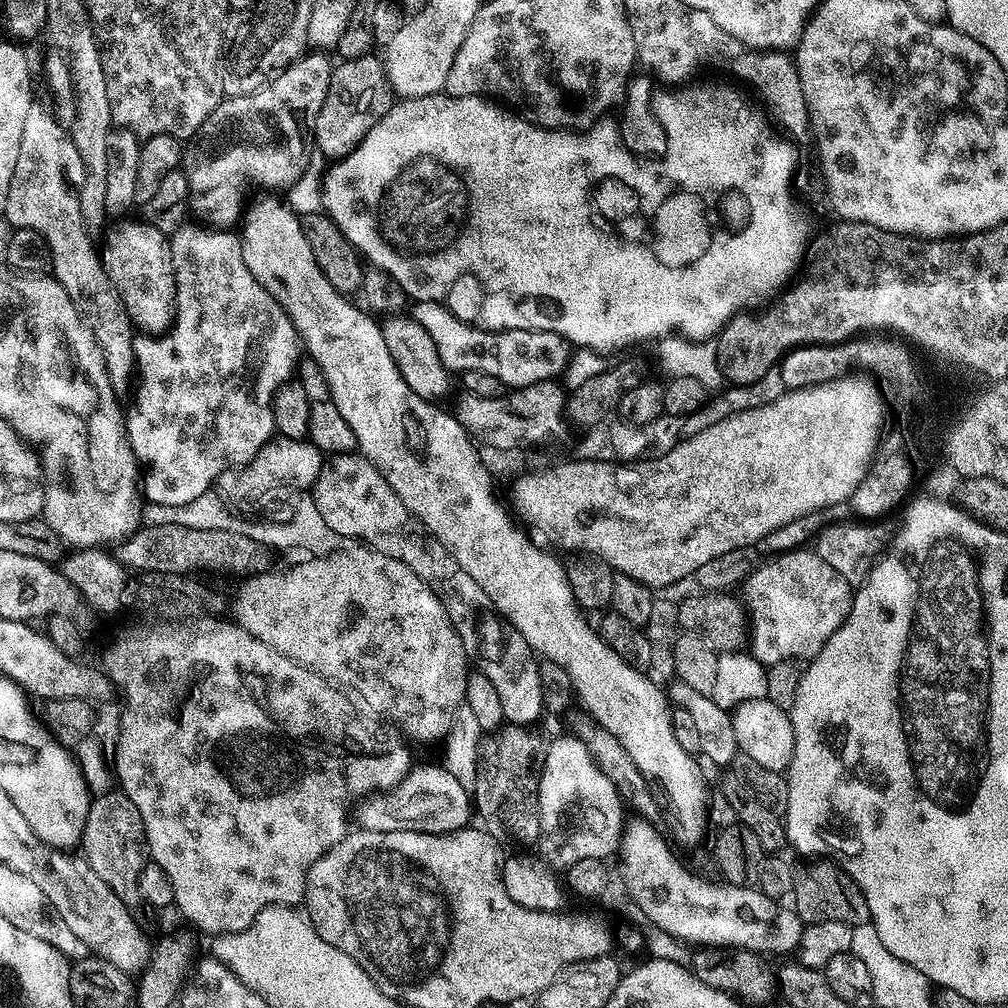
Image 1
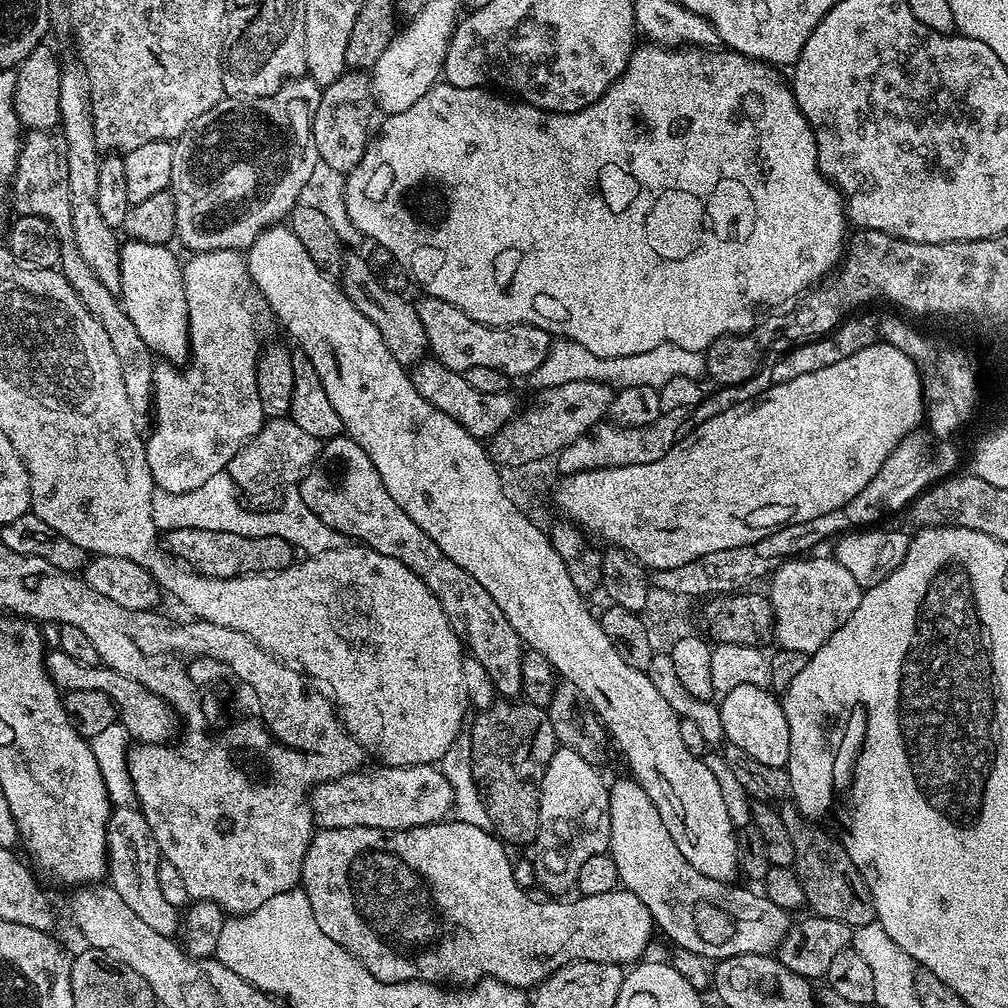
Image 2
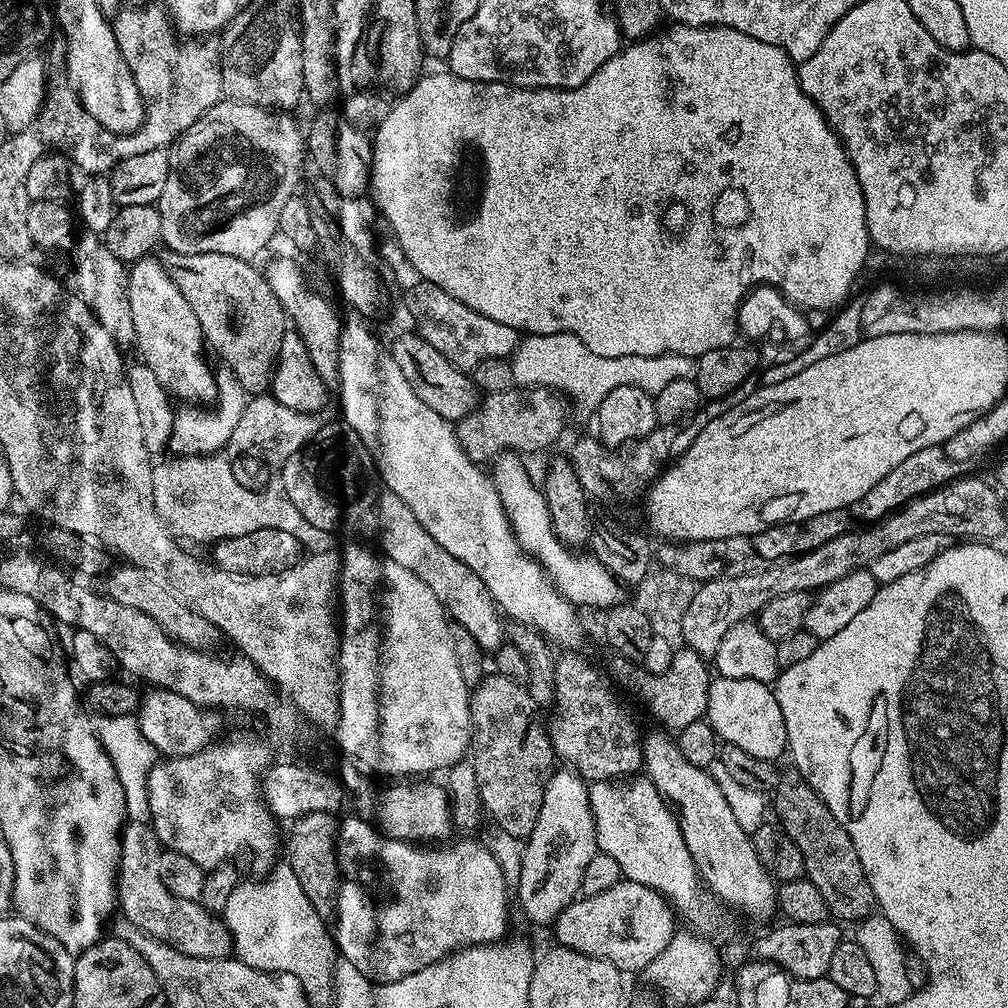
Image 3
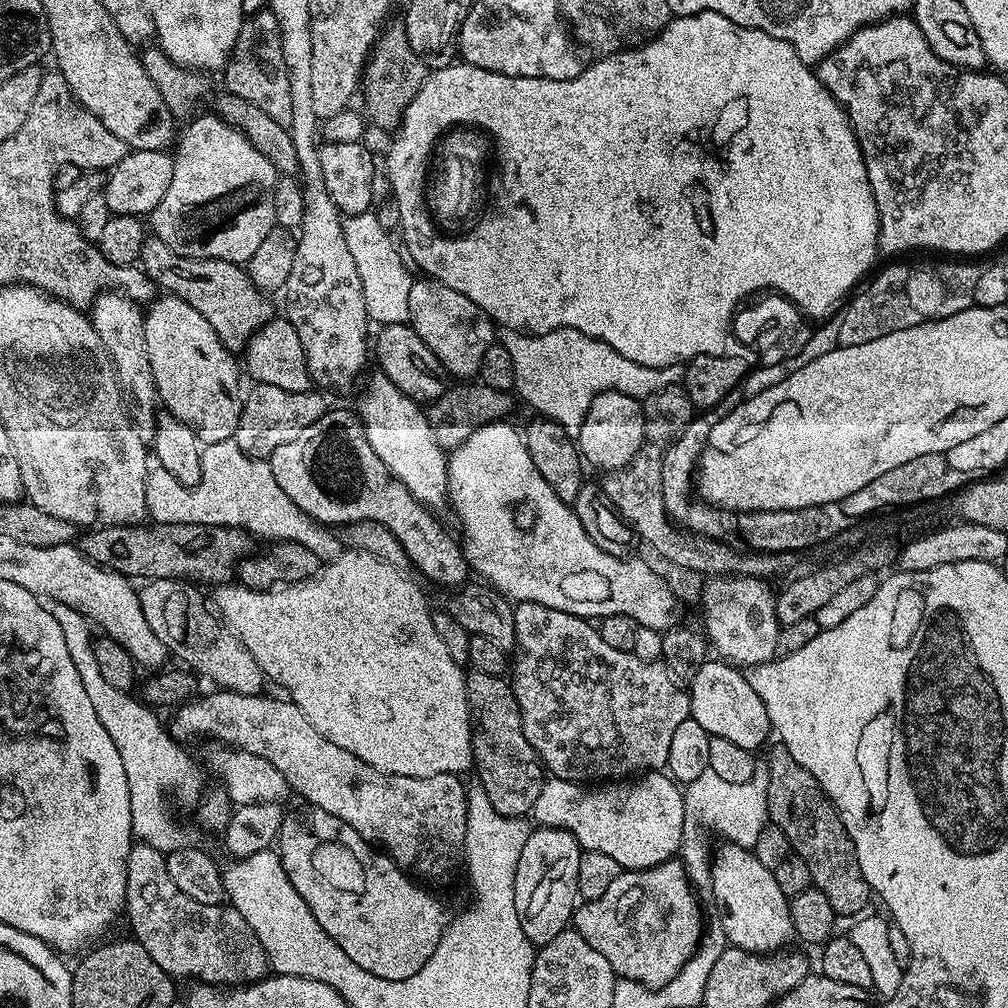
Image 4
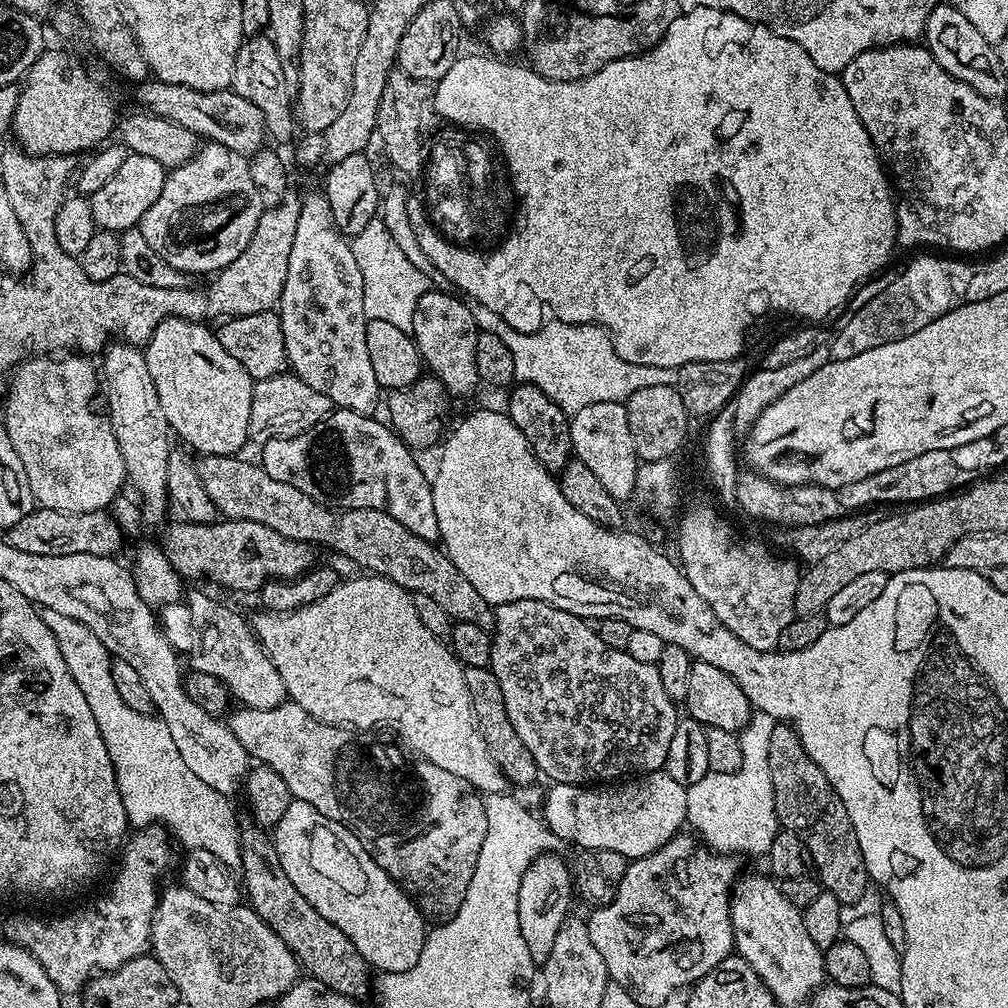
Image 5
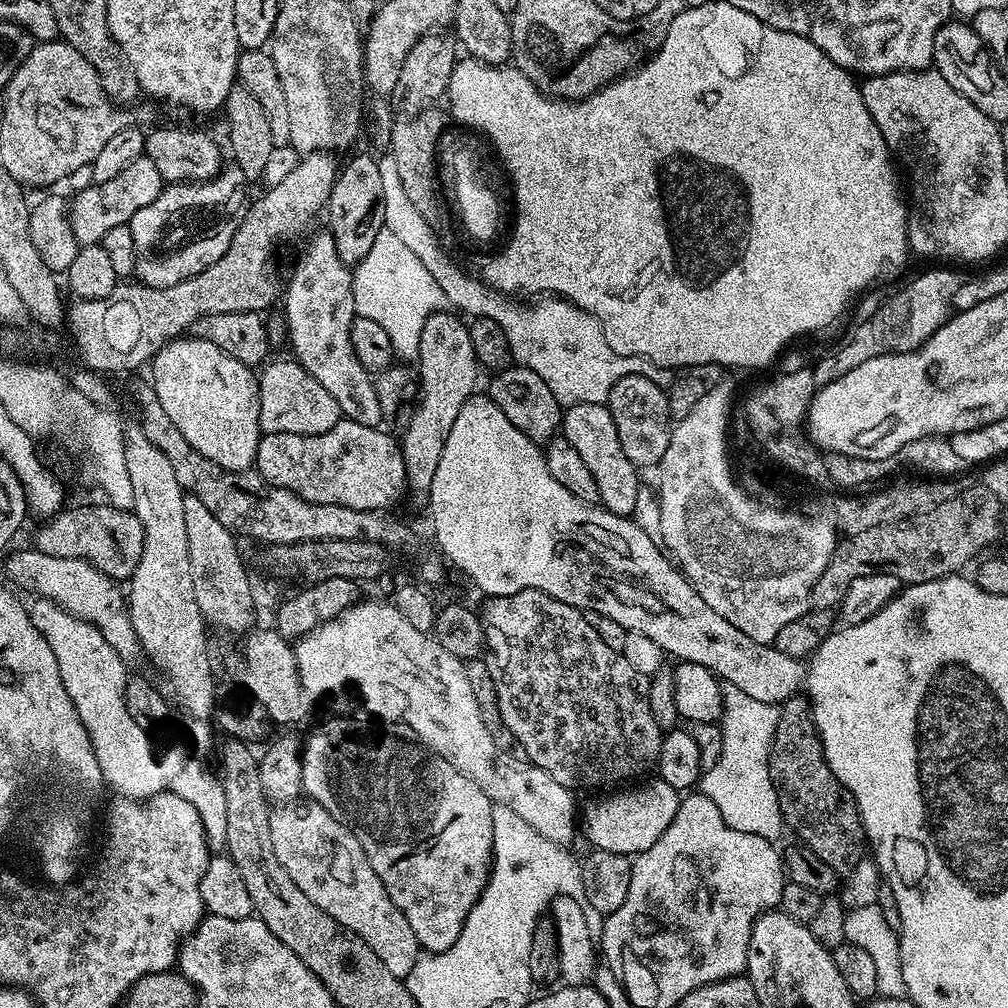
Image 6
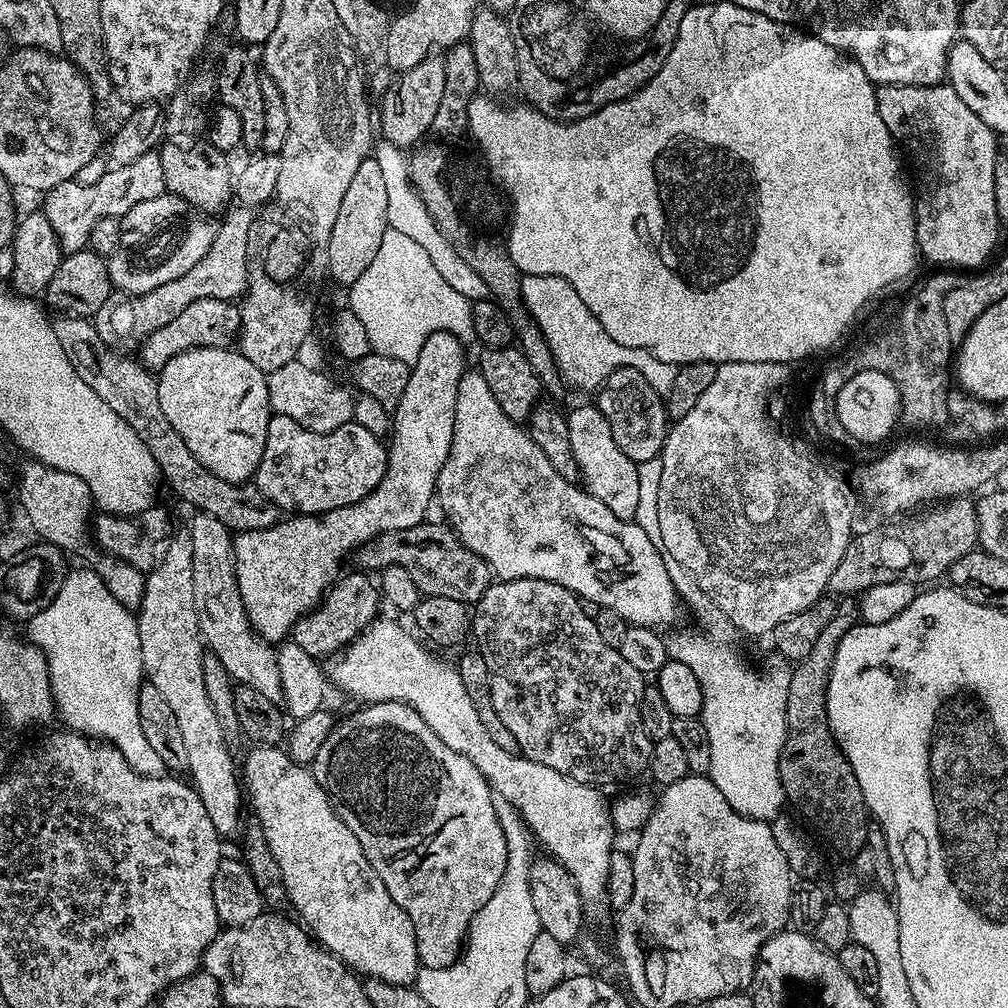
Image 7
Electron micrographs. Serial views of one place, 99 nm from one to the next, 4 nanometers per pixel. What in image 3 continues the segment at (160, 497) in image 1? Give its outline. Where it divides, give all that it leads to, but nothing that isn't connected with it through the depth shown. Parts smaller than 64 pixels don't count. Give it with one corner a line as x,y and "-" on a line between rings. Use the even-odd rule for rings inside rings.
217,367
215,374
216,394
211,406
180,406
176,408
170,448
173,453
176,451
177,457
208,456
227,449
230,434
234,434
234,426
238,426
239,420
242,419
242,412
246,410
250,399
249,393
244,391
242,382
238,382
238,378
228,367

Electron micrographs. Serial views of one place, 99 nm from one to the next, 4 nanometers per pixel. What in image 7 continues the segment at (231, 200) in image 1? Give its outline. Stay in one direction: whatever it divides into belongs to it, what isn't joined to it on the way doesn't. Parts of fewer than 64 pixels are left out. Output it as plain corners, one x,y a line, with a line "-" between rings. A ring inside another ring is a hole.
165,194
150,198
150,202
138,202
134,210
119,217
118,224
124,231
120,249
106,260
113,289
129,297
141,296
166,286
166,282
174,282
174,278
182,278
214,246
216,224
208,220
211,219
205,213
190,207
181,196

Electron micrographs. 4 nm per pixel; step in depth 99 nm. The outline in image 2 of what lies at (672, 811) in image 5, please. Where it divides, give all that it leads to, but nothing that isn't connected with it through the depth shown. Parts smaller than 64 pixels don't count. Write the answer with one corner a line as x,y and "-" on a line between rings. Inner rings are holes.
625,777
609,785
611,830
608,852
615,858
620,884
625,891
632,892
636,898
641,899
642,904
651,911
655,927
659,931
661,929
675,947
690,950
700,957
712,958
717,962
738,954
775,953
791,928
791,915
784,908
770,902
763,893
756,894
738,887
738,884
718,882
717,879
707,878
695,870
675,845
670,830
666,829
666,824
649,795
634,778

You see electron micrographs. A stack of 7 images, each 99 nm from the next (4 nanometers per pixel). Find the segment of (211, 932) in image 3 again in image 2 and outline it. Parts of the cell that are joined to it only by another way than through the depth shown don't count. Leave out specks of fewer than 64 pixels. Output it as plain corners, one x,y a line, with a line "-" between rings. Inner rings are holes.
113,807
108,818
106,842
110,887
122,894
122,902
126,902
126,906
146,922
146,926
158,930
158,934
163,936
175,937
181,931
182,916
174,906
170,906
170,902
166,902
162,890
158,890
158,866
162,859
160,847
150,830
150,822
146,822
139,807

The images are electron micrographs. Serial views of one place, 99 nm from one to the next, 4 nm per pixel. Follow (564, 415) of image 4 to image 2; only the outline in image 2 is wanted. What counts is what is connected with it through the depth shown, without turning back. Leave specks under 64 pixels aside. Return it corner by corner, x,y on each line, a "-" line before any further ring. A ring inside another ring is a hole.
557,339
552,348
539,366
538,370
531,372
528,383
535,390
547,387
556,387
559,384
574,381
602,381
611,384
617,389
630,386
650,386
659,390
670,382
670,378
690,378
703,381
706,373
704,370
704,352
682,350
682,346
663,344
654,346
654,350
646,350
646,354
626,354
626,358
602,358
587,350
581,343
573,340

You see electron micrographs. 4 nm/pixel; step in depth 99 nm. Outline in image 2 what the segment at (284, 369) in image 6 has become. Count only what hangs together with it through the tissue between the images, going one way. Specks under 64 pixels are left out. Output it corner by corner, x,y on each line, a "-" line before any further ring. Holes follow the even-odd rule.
272,418
234,454
226,471
241,493
256,492
259,488
276,488
279,484
296,486
318,458
321,447
321,441
306,434
306,430
302,430
302,426
295,424
292,419

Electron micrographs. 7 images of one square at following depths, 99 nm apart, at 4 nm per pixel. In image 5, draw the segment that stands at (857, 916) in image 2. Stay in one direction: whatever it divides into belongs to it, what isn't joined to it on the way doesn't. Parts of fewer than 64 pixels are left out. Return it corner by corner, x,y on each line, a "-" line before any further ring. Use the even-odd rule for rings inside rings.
777,722
770,733
770,778
774,782
774,806
780,827
785,832
793,832
802,846
806,846
821,889
834,894
841,906
858,903
864,891
870,888
868,871
858,846
858,834
854,834
842,798
838,798
826,774
818,770
818,762
806,754
790,724

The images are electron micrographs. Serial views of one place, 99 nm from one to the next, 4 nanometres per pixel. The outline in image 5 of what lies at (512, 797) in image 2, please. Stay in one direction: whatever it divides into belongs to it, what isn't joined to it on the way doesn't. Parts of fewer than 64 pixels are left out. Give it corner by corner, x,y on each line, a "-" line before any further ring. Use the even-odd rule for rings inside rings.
491,667
465,668
464,677
466,686
470,690
470,702
476,715
476,728
482,734
494,762
504,771
508,777
509,785
524,784
532,786
537,783
538,769
530,750
522,746
522,738
518,738
514,726
510,726
510,714
506,714
506,702
502,698
502,686
498,678
492,673

